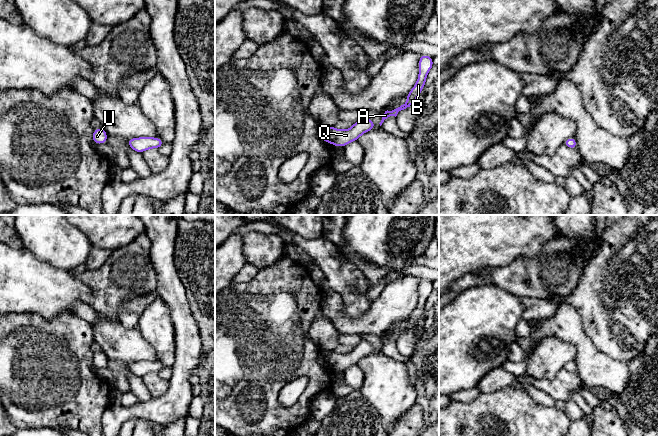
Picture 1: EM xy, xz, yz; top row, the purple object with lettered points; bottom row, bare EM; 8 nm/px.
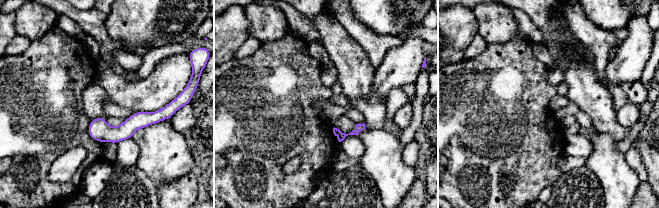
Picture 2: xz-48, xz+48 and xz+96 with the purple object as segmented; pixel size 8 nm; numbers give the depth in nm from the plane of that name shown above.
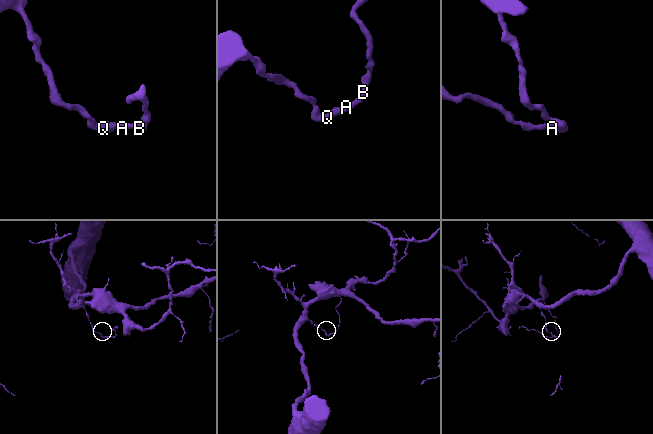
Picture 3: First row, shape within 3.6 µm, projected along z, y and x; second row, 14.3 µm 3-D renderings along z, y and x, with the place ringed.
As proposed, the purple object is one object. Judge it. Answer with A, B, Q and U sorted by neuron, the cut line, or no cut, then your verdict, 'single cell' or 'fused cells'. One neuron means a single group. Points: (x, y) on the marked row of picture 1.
A B Q U | no cut | single cell

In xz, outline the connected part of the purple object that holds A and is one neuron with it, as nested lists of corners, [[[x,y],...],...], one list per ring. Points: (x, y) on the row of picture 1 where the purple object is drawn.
[[[421,54],[420,59],[419,59],[419,75],[418,75],[418,80],[412,90],[407,94],[407,101],[405,104],[401,105],[400,107],[392,110],[392,111],[385,111],[385,113],[382,116],[382,120],[379,123],[380,126],[384,122],[385,119],[387,119],[390,116],[397,116],[398,112],[401,110],[406,109],[407,107],[413,106],[414,103],[416,102],[417,98],[420,95],[421,90],[425,87],[426,83],[426,76],[428,72],[431,70],[432,66],[434,65],[433,63],[433,58]]]

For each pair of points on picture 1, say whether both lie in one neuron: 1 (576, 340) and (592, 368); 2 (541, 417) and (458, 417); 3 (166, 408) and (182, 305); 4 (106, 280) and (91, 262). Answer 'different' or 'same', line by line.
1: same
2: same
3: same
4: different

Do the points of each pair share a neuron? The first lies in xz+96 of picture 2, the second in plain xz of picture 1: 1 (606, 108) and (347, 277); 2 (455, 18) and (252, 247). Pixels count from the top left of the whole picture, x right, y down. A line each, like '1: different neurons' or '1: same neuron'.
1: same neuron
2: different neurons

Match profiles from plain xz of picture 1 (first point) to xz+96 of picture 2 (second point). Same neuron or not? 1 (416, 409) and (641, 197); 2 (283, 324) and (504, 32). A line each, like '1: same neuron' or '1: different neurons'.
1: same neuron
2: different neurons

